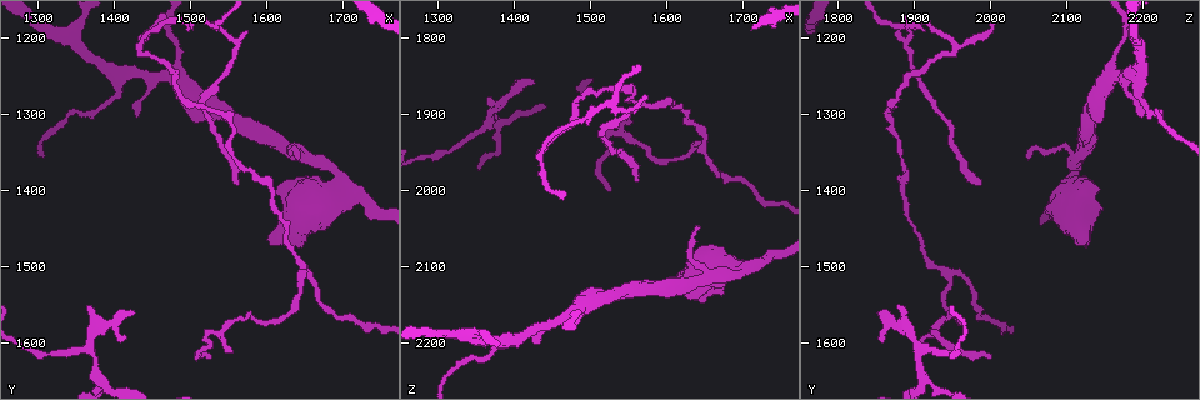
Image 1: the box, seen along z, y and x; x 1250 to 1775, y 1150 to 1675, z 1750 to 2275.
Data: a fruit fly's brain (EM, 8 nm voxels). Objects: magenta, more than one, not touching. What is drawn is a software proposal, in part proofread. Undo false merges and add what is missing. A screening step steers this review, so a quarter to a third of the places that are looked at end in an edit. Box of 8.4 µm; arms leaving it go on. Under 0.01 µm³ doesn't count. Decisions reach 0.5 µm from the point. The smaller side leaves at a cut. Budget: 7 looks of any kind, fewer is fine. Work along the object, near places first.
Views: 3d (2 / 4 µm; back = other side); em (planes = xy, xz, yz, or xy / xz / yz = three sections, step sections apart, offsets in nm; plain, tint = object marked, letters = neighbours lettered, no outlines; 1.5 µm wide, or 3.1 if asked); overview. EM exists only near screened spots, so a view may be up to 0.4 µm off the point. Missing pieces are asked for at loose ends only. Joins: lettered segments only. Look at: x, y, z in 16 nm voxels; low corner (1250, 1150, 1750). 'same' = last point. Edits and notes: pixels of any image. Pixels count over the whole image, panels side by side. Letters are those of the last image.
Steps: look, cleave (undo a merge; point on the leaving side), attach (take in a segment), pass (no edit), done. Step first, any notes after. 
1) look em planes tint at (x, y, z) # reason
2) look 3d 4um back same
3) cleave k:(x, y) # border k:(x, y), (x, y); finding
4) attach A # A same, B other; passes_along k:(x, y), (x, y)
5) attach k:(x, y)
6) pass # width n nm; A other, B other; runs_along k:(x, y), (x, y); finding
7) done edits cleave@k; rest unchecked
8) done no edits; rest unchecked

look 3d 4um at (1565, 1390, 1990) # an open end

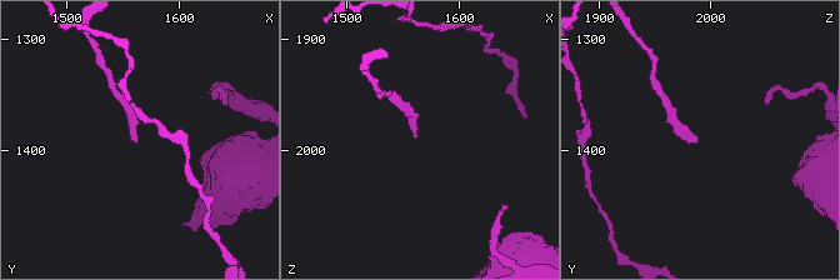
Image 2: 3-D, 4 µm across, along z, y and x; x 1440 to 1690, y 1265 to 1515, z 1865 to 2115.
look em xy step 4 letters at (1566, 1390, 1986)

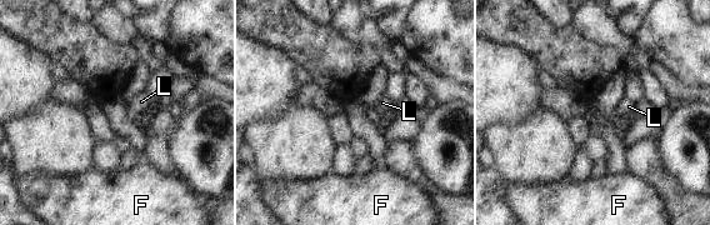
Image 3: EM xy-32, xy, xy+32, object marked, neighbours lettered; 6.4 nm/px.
look em planes letters same

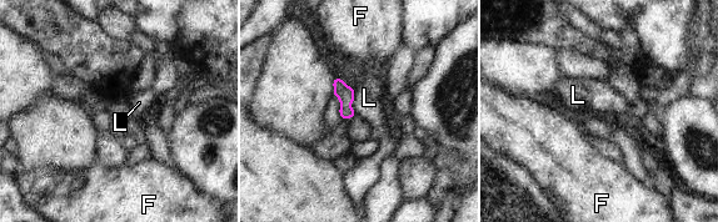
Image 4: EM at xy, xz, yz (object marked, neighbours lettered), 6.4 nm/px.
pass # width 110 nm; F other, L other; border 4:(354, 90), (353, 115); none of them fits

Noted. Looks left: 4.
look em xz step 8 plain at (1550, 1610, 1910) # tapers out

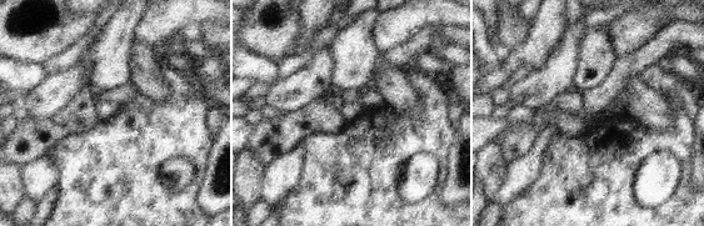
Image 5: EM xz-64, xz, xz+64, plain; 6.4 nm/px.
look em xz step 8 letters same # what lies round it

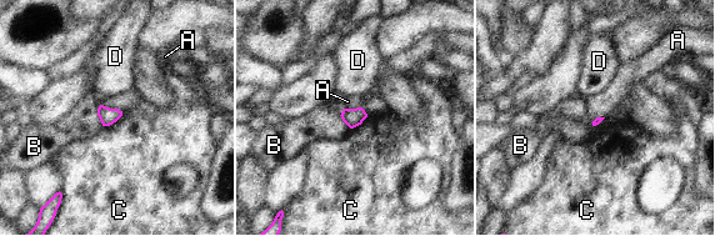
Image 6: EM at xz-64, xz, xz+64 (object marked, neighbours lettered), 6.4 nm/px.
pass # A other, B other, C other, D other; border 6:(360, 106), (344, 109); no lettered segment goes on from it

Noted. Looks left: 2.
look em planes tint at (1365, 1605, 1905) # a fork

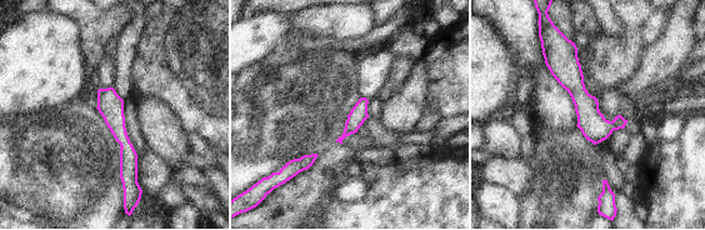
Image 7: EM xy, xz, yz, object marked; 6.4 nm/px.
look em planes letters same # what lies round it

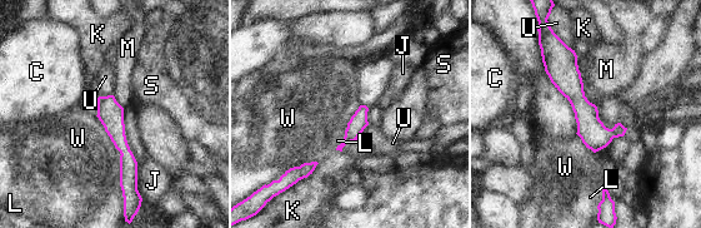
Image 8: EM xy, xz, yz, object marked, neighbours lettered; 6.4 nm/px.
pass # longest_contact M 360 nm; C other, J other, K other, L other, M other, S other, U other, W other; one neuron here

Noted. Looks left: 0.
done no edits; rest unchecked

